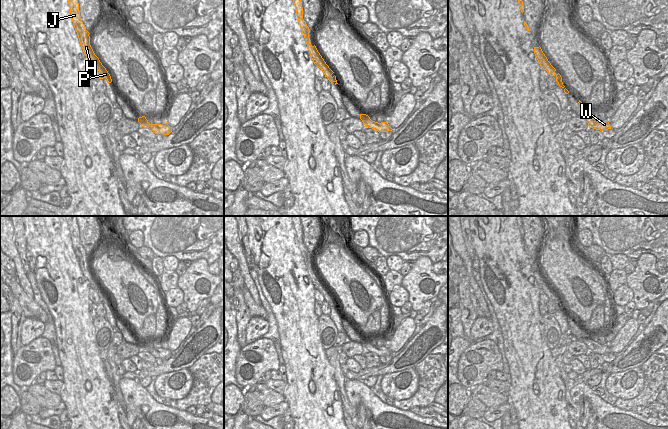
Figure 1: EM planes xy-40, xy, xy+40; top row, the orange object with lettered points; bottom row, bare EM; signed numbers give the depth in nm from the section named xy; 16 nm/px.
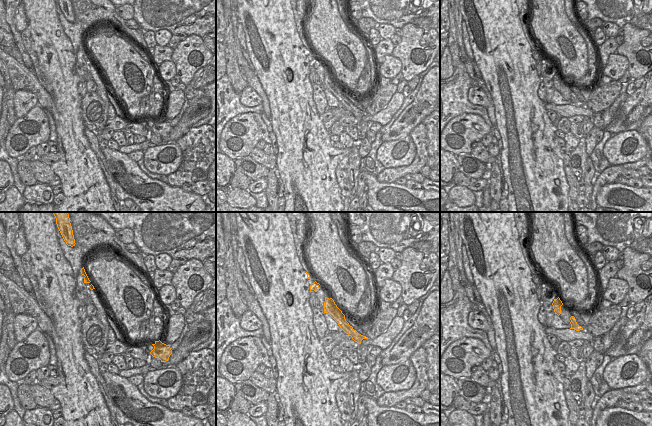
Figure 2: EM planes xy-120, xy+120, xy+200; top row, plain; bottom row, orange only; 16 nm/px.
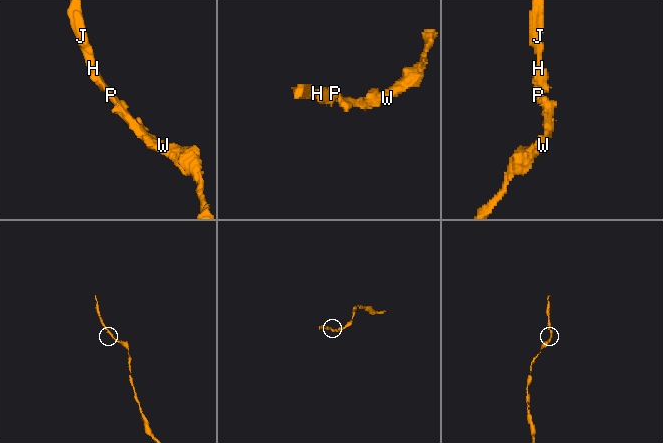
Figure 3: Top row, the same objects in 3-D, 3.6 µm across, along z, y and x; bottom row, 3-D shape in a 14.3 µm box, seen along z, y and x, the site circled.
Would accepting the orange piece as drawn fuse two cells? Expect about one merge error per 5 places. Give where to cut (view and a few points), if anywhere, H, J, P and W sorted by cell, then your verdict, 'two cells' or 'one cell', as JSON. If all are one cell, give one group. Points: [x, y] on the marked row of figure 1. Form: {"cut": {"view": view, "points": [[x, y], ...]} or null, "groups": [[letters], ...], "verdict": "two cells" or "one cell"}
{"cut": null, "groups": [["H", "J", "P", "W"]], "verdict": "one cell"}

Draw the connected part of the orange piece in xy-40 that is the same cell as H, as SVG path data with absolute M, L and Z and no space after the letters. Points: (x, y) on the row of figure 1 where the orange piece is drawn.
M68 0L68 4L70 7L70 13L74 28L77 32L80 45L87 57L87 60L89 61L90 64L94 65L98 69L100 74L100 79L106 78L108 83L111 83L112 79L110 74L108 73L106 68L102 65L99 58L95 55L90 45L90 36L89 36L90 33L86 30L86 27L80 18L78 0Z

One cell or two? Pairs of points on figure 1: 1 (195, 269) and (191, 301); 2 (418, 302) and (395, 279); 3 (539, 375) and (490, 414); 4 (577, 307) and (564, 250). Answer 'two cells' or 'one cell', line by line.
1: one cell
2: two cells
3: two cells
4: one cell

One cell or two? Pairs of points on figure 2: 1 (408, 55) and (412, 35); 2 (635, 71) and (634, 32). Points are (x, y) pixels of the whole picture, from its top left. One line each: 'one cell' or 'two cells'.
1: one cell
2: one cell

